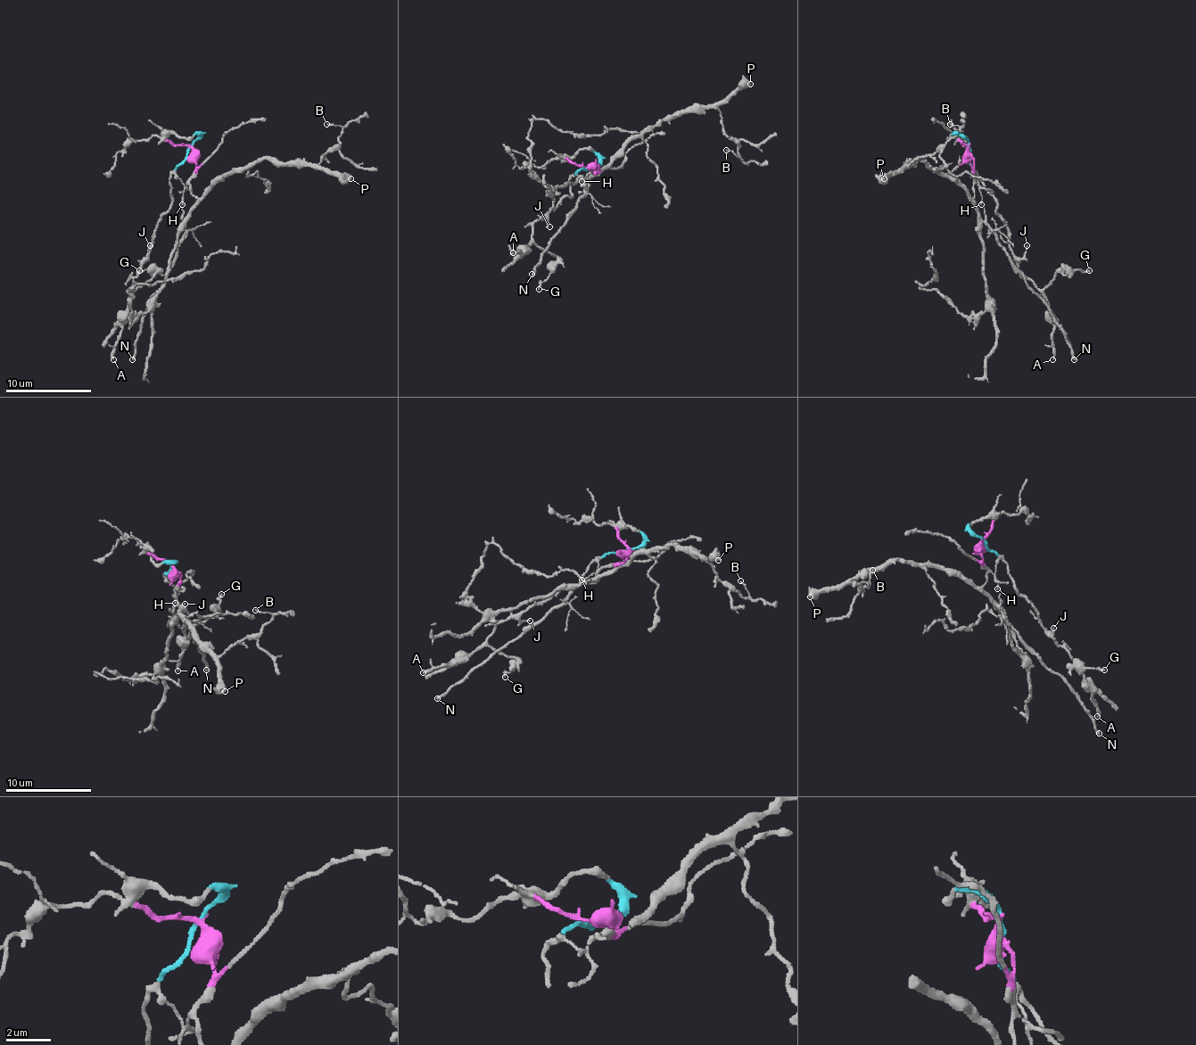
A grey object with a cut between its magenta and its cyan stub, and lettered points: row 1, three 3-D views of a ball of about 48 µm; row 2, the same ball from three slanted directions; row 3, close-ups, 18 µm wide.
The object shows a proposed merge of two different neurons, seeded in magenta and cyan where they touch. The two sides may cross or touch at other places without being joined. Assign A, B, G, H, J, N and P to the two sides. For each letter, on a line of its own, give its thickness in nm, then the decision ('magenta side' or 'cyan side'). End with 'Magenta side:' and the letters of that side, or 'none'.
A: calibre 200 nm; cyan side
B: calibre 130 nm; magenta side
G: calibre 190 nm; cyan side
H: calibre 100 nm; cyan side
J: calibre 90 nm; cyan side
N: calibre 200 nm; magenta side
P: calibre 550 nm; magenta side
Magenta side: B, N, P

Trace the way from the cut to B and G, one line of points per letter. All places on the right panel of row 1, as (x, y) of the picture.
B: (967, 147), (974, 158), (971, 199), (919, 158), (907, 164), (933, 156), (959, 132), (959, 126), (950, 123)
G: (969, 147), (969, 164), (997, 201), (997, 214), (1023, 275), (1038, 289), (1058, 272), (1090, 269)

